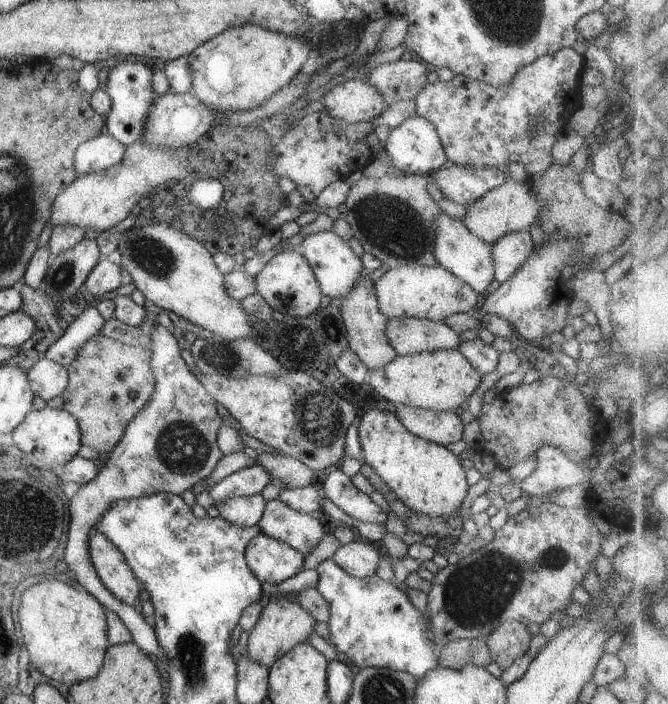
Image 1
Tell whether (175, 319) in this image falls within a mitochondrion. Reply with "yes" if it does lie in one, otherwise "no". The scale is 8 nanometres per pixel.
no

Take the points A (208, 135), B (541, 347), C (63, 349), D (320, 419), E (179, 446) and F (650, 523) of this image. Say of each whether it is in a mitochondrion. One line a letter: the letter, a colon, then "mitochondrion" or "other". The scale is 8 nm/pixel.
A: other
B: other
C: other
D: mitochondrion
E: mitochondrion
F: other

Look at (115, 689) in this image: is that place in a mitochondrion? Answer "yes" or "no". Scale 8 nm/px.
no

